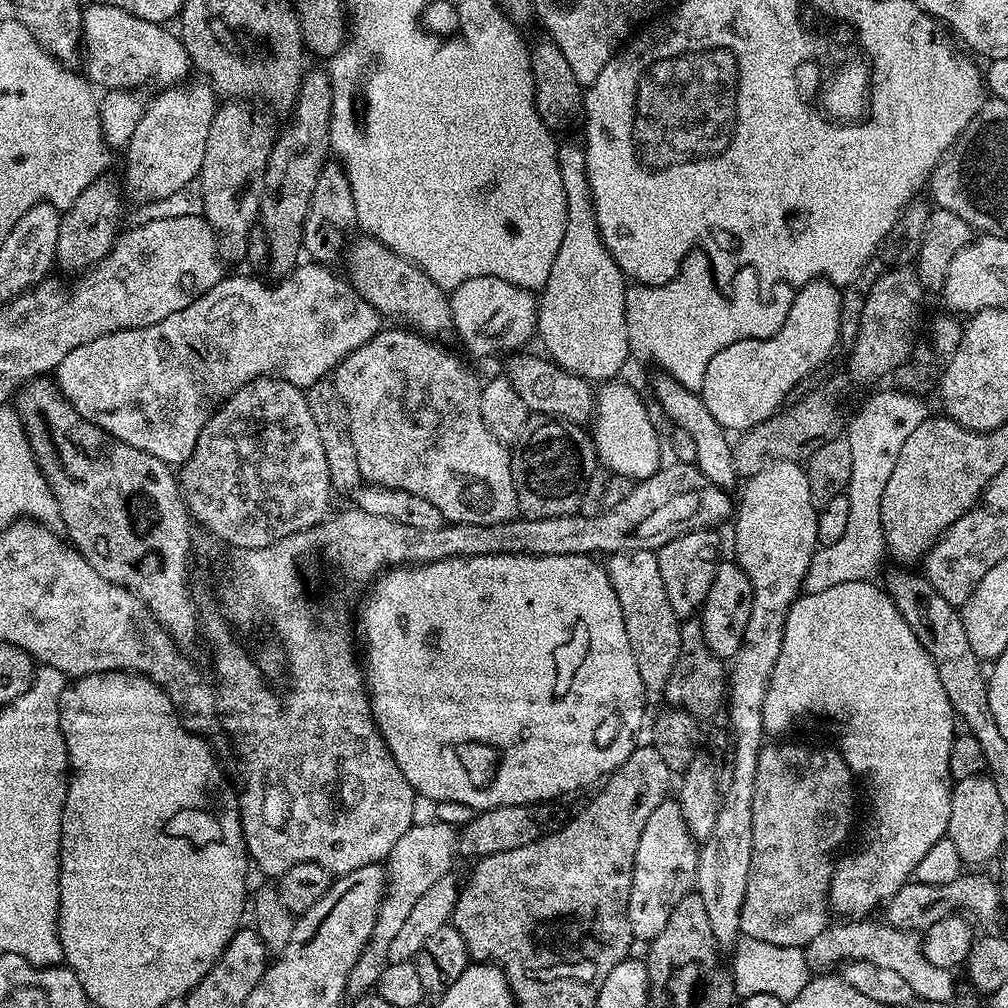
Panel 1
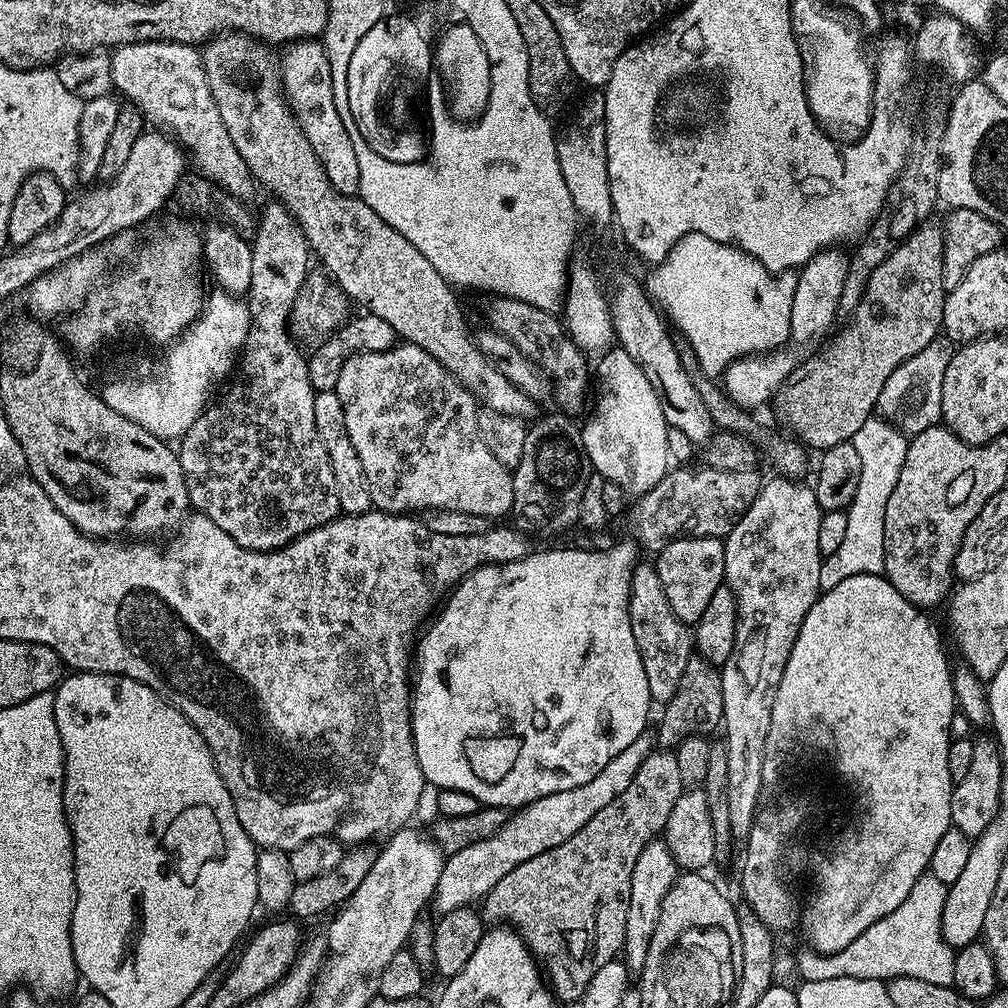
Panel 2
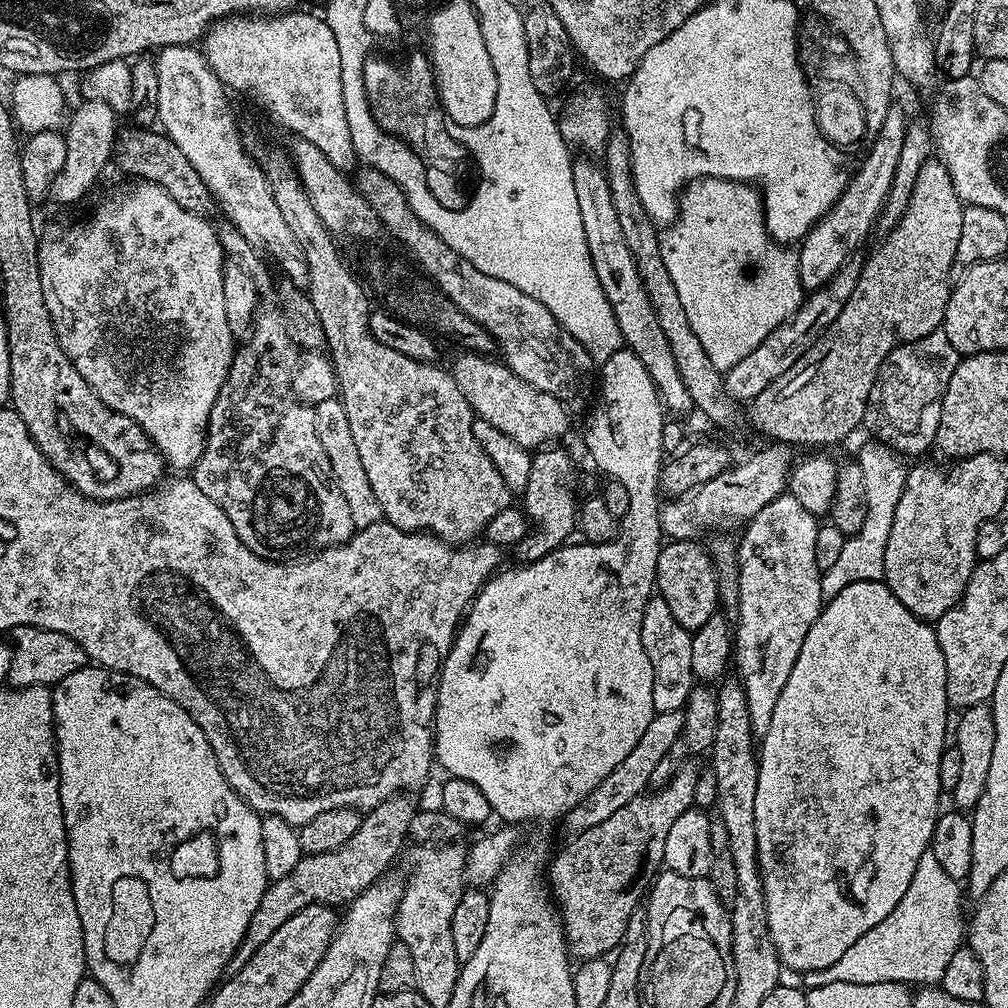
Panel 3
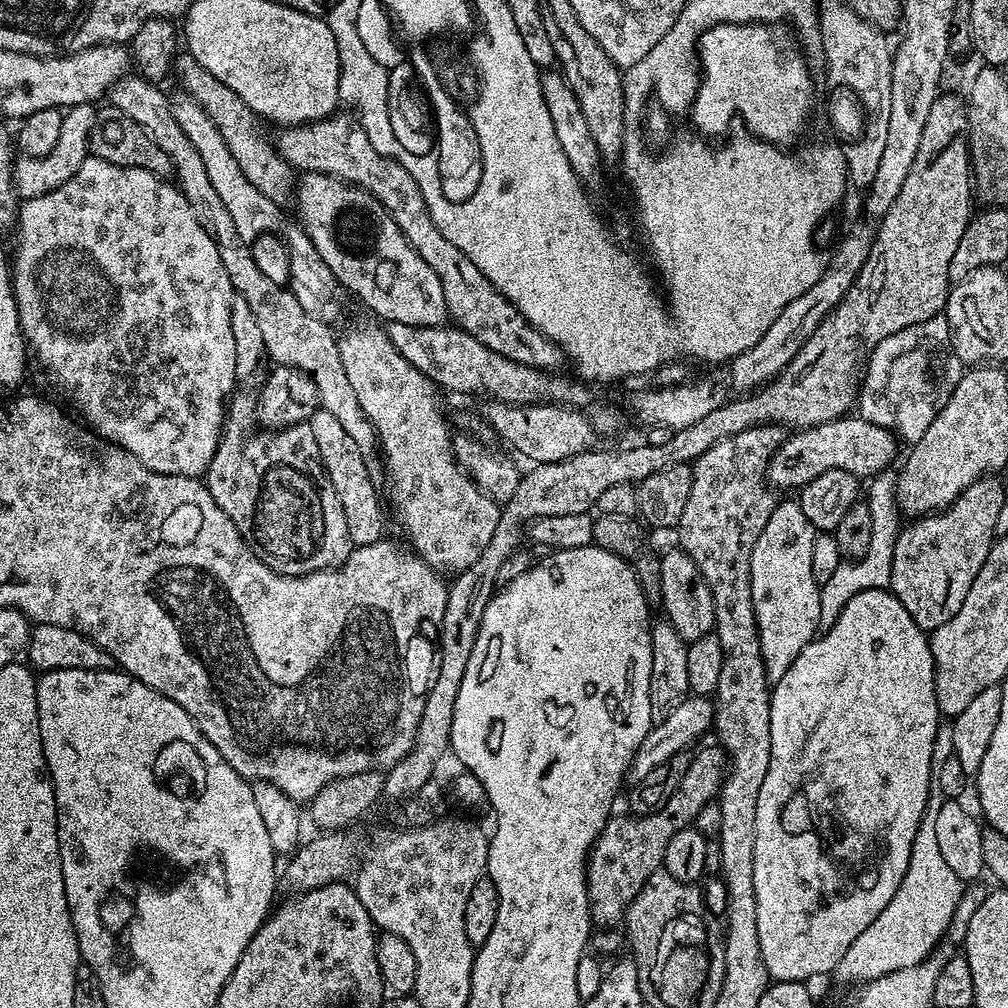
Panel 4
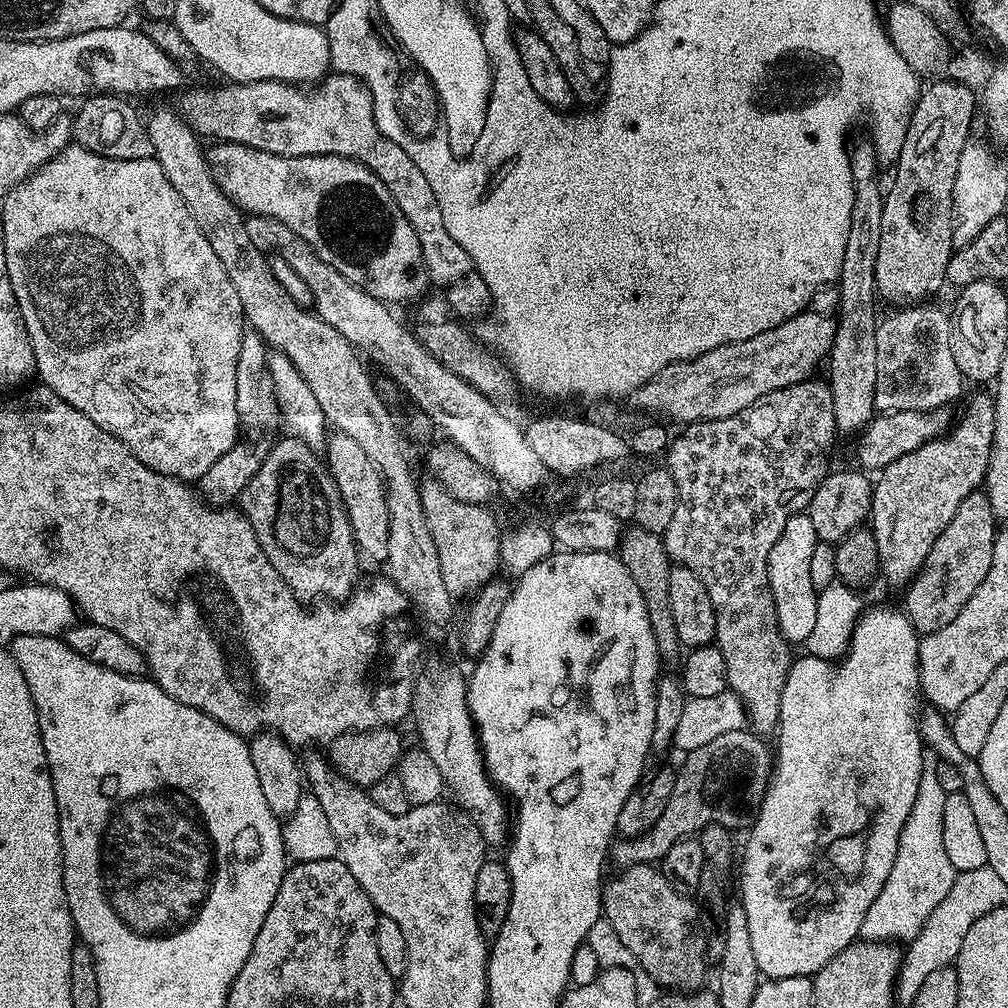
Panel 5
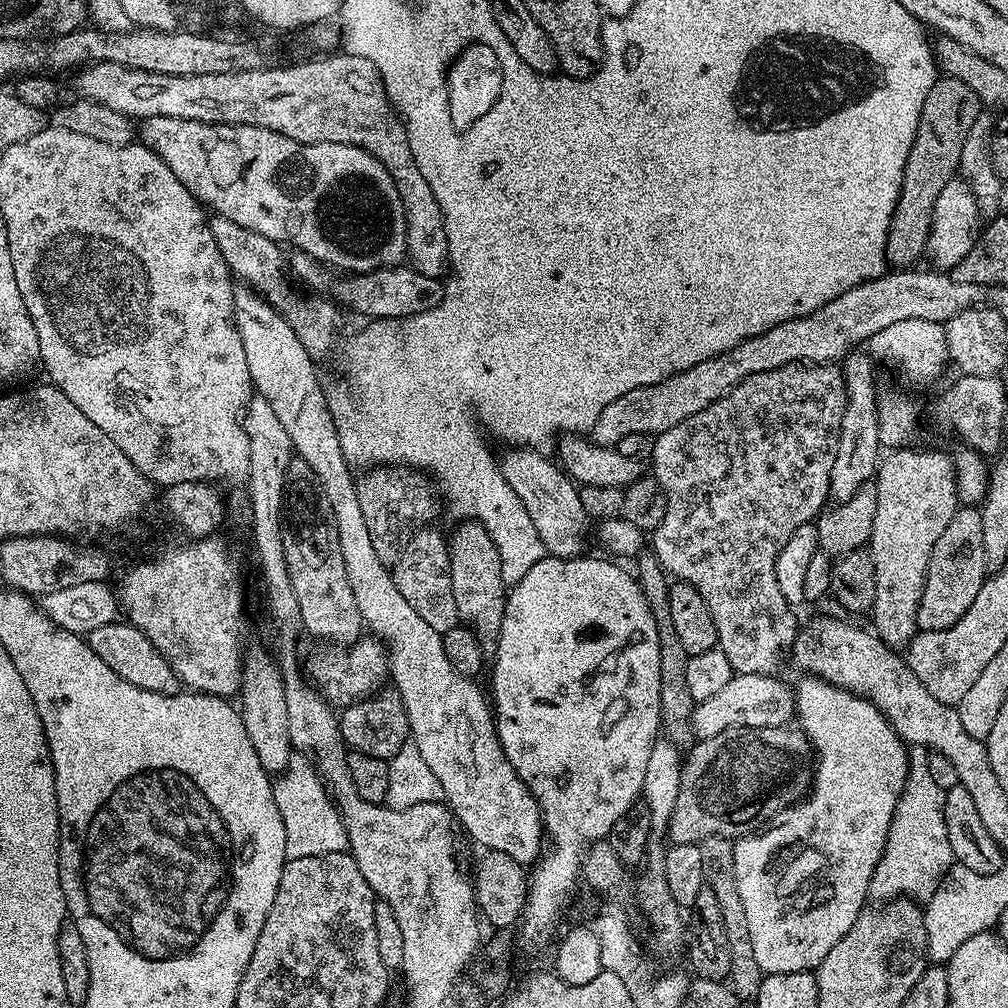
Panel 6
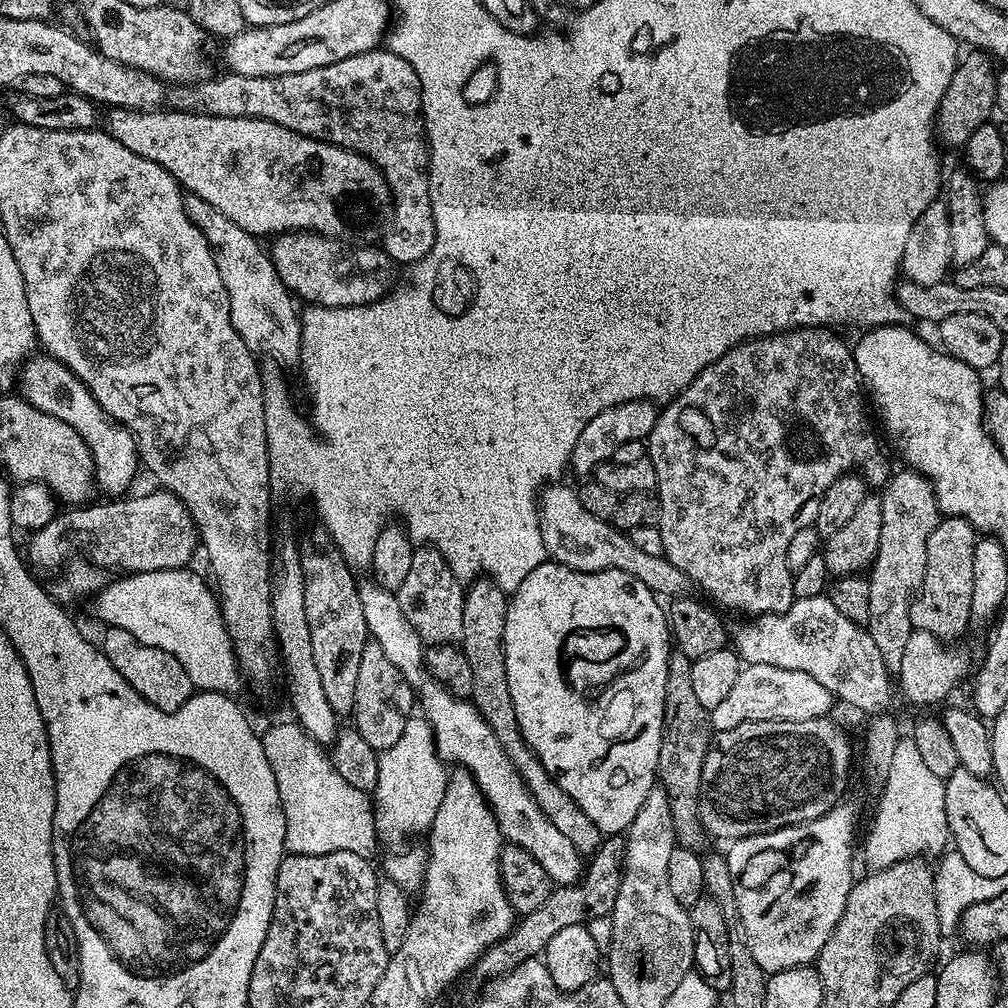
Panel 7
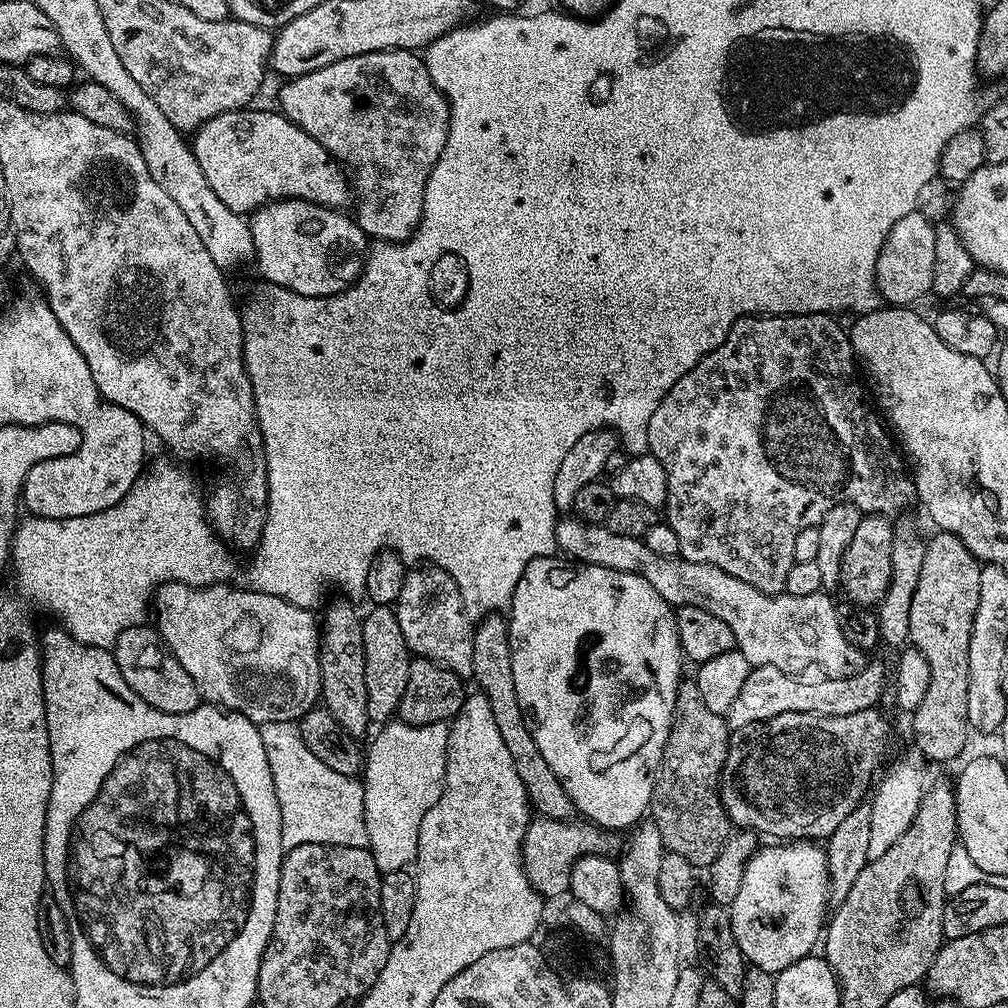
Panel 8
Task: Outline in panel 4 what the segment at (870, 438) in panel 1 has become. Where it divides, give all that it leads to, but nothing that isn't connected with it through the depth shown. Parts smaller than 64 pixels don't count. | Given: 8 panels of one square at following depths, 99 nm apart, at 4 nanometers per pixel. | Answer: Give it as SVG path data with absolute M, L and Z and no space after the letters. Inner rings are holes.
M890 470L881 472L870 481L866 490L866 503L873 519L873 531L870 547L865 556L857 560L842 560L833 575L820 585L819 622L821 627L833 625L850 598L864 589L888 588L893 574L894 546L897 544L897 534L902 527L899 508L896 506L896 477Z

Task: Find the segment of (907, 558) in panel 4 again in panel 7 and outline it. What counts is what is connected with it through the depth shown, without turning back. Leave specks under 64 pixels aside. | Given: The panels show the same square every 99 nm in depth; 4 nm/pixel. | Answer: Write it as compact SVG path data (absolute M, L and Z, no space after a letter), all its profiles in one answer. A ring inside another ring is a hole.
M944 516L938 522L938 526L934 526L934 534L930 534L930 538L926 538L926 574L922 578L919 591L915 593L912 602L912 609L910 610L910 618L912 619L913 629L929 632L935 636L940 637L945 642L956 642L956 639L963 634L968 628L968 623L973 623L974 617L972 614L972 607L970 606L970 597L974 594L974 546L978 539L978 533L972 527L970 522L966 522L966 518L958 518L957 516Z

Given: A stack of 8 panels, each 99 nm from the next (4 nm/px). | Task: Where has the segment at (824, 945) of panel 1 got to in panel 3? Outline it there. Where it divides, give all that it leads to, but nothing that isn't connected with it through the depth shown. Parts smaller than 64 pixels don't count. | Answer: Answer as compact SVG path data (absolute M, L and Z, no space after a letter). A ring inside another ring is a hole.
M931 850L924 852L922 858L918 858L918 870L914 870L914 878L910 878L910 886L906 886L906 894L902 894L898 906L894 906L878 926L866 930L834 966L803 973L803 987L817 988L830 982L939 985L950 958L954 958L966 940L966 912L964 916L960 909L960 892L962 896L961 881L950 878L950 874L942 870Z

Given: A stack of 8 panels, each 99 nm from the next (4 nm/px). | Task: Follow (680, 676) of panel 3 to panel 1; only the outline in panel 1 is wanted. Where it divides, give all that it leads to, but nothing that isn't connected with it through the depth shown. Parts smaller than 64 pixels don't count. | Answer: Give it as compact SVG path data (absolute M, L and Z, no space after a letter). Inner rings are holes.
M634 550L614 552L607 557L608 577L618 594L622 606L622 618L626 622L626 638L630 638L630 650L634 650L634 662L638 662L638 678L642 678L649 693L663 693L678 659L681 617L674 614L670 598L666 598L666 586L662 586L662 570L658 570L656 552Z

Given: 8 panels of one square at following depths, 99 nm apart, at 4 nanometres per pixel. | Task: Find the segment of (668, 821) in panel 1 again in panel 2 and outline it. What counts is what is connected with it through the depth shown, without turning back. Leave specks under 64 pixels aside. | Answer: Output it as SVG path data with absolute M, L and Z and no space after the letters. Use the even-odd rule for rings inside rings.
M663 839L651 840L638 856L634 864L634 874L630 876L630 906L626 906L626 934L622 959L629 973L639 974L646 966L646 954L650 954L650 938L658 927L658 914L662 914L662 900L670 894L678 869L672 851Z

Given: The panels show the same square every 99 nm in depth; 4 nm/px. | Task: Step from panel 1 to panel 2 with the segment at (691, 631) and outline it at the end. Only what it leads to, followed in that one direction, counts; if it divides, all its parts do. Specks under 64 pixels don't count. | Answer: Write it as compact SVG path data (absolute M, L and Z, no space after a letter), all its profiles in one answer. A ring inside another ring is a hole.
M693 654L690 662L686 662L686 671L678 682L678 690L674 690L674 698L663 705L661 712L664 712L660 716L660 740L658 736L661 749L672 750L686 738L711 734L715 728L717 731L724 722L720 668Z

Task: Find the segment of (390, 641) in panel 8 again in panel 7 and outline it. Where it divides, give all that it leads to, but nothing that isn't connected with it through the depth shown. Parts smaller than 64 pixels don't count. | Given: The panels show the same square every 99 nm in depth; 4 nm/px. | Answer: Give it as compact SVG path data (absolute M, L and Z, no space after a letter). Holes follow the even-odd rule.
M375 642L365 644L362 658L358 661L358 682L354 682L354 706L350 713L356 732L362 734L362 738L366 738L372 748L389 748L394 746L394 742L398 742L398 737L413 712L414 693L406 678L402 678L398 666L394 666L394 662L386 658L382 646Z

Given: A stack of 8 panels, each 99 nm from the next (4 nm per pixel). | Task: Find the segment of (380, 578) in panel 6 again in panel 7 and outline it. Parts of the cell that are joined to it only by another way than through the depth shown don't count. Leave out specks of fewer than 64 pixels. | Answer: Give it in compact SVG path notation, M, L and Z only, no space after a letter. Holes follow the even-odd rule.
M191 194L185 195L184 209L194 222L194 226L198 226L198 230L202 230L202 234L210 246L214 266L218 266L218 275L222 277L222 286L226 286L226 294L230 302L230 322L234 326L234 330L238 330L242 342L253 354L259 354L261 357L263 357L262 355L269 356L270 359L277 360L280 364L295 365L300 358L300 312L298 307L296 308L297 301L294 299L293 293L289 292L287 286L278 278L276 267L272 264L272 257L266 251L265 245L263 248L260 245L263 243L257 237L242 230L242 226L230 222L230 218L226 218L226 214L218 214L218 210L214 210L214 206L210 206L210 202L202 202L202 198ZM365 579L359 585L362 615L366 618L369 637L386 653L386 658L398 666L402 678L406 678L413 693L418 697L418 708L428 725L432 728L436 752L448 766L459 766L470 773L480 785L492 812L500 827L500 835L509 844L517 844L526 850L542 866L542 870L553 885L563 886L575 884L580 879L586 864L582 854L554 827L554 822L538 810L538 802L526 790L518 770L506 758L506 750L502 750L502 742L494 738L494 730L482 718L471 699L456 696L443 684L432 679L424 669L424 653L426 645L420 635L406 622L406 614L402 614L402 606L396 601L396 593L388 592L378 586L375 580ZM421 708L421 709L420 709ZM456 764L456 765L452 765ZM581 860L581 861L580 861Z

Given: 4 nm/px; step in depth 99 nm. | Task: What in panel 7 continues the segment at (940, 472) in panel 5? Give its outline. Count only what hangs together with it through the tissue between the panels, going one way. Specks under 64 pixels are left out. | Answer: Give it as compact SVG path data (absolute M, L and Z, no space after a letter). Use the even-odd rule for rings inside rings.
M915 470L893 471L888 477L887 484L883 485L880 501L882 502L882 542L878 544L878 554L873 562L868 576L870 608L866 623L868 633L874 639L874 646L882 653L882 662L889 673L899 675L902 668L902 659L907 639L914 631L910 610L915 593L919 591L922 578L926 574L926 538L934 534L934 526L942 518L942 513L936 495L932 489L932 481L921 476Z

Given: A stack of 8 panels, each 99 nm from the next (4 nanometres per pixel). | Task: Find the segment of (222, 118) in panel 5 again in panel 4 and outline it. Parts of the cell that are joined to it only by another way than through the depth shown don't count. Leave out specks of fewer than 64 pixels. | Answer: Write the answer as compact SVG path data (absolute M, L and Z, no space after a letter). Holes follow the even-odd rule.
M333 114L324 120L313 120L310 124L288 126L279 137L275 137L276 149L286 158L286 162L297 173L321 172L327 176L336 176L348 184L357 184L365 188L398 222L398 230L406 234L406 242L414 246L418 254L422 254L422 262L438 274L438 282L442 282L442 294L446 298L448 315L459 327L470 333L482 346L490 346L498 354L510 358L519 364L541 370L556 370L566 357L553 340L547 340L540 331L528 322L511 302L498 291L493 284L454 246L454 242L446 242L434 226L434 218L430 218L430 210L424 201L418 182L396 160L378 154L374 146L370 146L370 138L366 138L366 130L355 115L340 116Z

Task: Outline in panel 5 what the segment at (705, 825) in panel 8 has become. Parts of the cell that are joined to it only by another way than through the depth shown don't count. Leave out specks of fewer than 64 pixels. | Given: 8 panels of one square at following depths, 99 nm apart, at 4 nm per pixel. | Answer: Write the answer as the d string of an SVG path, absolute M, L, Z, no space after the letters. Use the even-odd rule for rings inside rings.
M628 527L620 533L618 555L626 570L630 570L630 578L638 582L638 590L642 590L646 614L650 618L650 630L654 630L654 642L658 646L661 661L679 661L682 656L682 645L678 638L678 629L674 626L674 613L670 610L670 570L674 565L668 559L663 535L645 528Z

